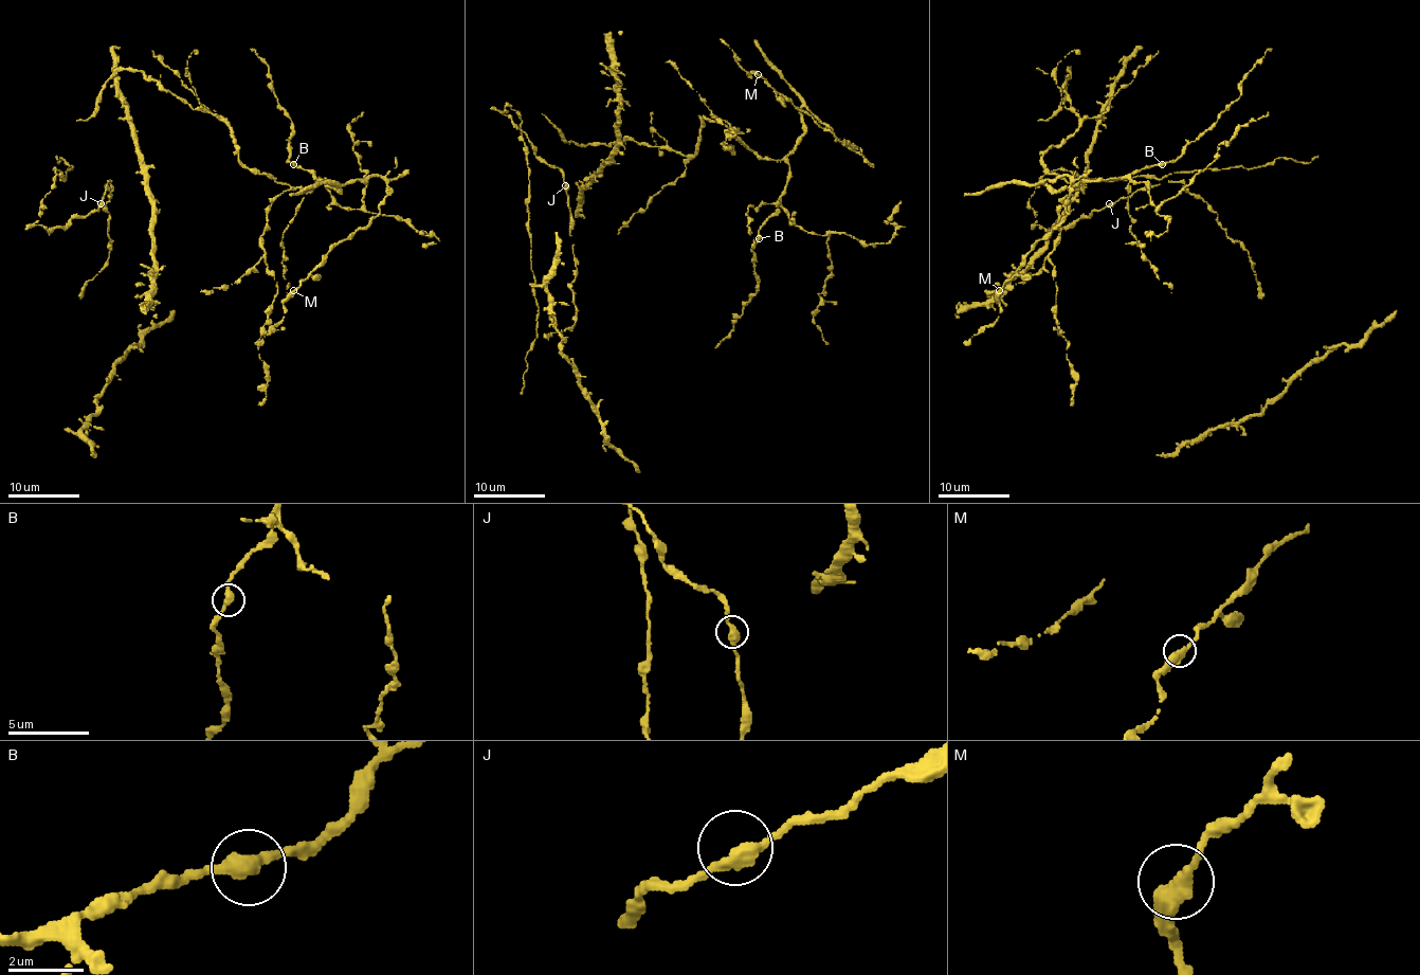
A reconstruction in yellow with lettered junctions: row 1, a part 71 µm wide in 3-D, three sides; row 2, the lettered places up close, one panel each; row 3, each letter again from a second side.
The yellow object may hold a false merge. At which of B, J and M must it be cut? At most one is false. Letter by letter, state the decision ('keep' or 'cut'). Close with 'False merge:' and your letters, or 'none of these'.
B: keep
J: keep
M: keep
False merge: none of these

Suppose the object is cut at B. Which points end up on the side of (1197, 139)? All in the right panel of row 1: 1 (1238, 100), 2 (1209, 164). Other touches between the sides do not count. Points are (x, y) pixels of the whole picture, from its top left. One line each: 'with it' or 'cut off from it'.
1: with it
2: cut off from it

